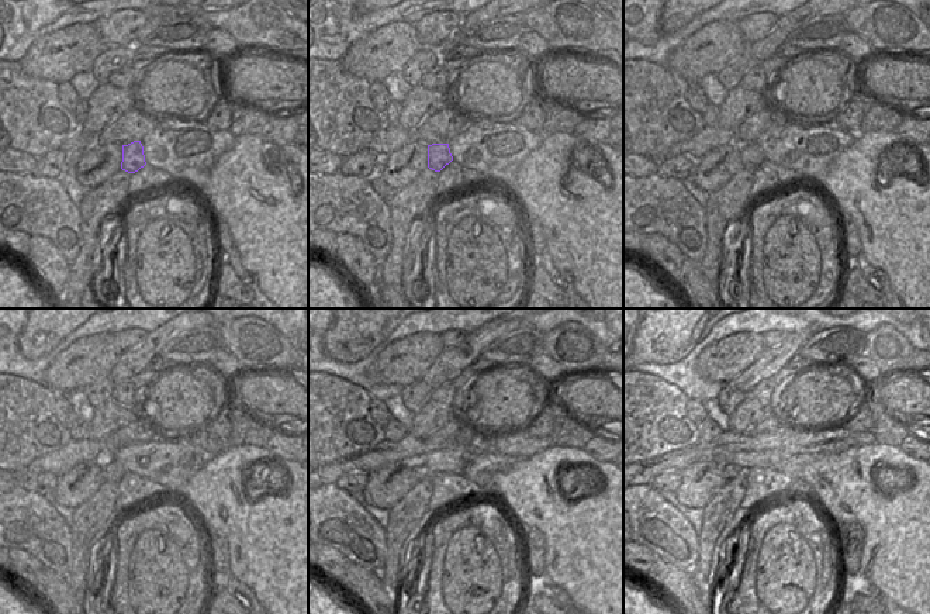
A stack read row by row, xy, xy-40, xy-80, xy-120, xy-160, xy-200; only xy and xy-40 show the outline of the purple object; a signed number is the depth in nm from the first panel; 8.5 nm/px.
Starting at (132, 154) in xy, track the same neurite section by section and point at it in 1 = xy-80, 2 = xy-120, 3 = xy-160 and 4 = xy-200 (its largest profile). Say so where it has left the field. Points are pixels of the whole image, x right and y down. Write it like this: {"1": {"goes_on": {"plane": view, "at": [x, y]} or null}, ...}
{"1": {"goes_on": {"plane": "xy-80", "at": [752, 155]}}, "2": {"goes_on": {"plane": "xy-120", "at": [111, 471]}}, "3": {"goes_on": {"plane": "xy-160", "at": [421, 471]}}, "4": {"goes_on": {"plane": "xy-200", "at": [730, 471]}}}

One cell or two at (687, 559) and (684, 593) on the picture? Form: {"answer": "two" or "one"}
{"answer": "two"}

